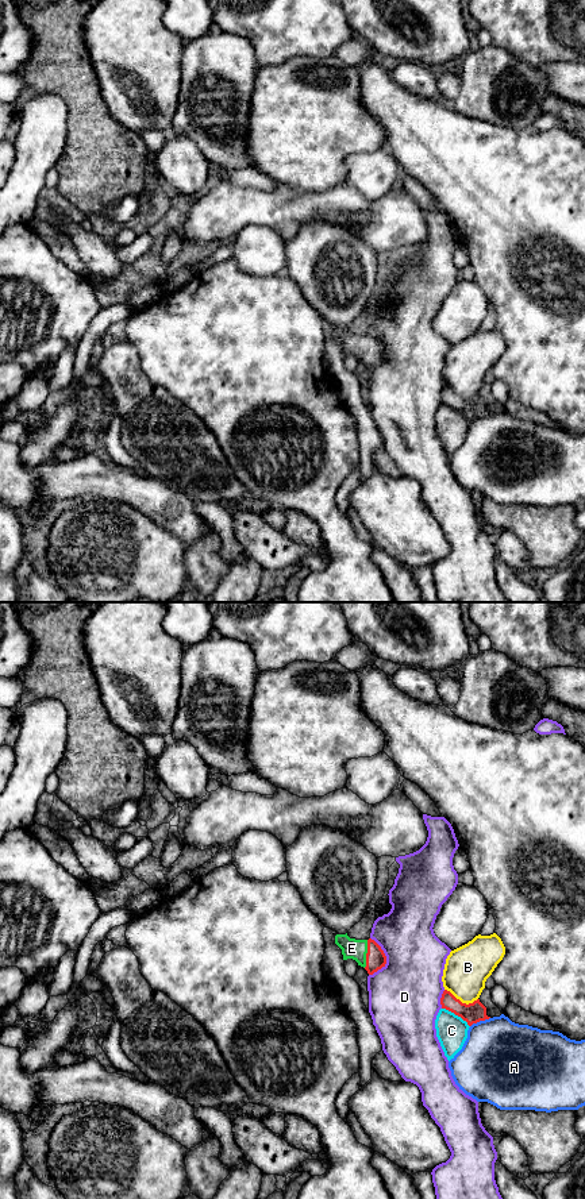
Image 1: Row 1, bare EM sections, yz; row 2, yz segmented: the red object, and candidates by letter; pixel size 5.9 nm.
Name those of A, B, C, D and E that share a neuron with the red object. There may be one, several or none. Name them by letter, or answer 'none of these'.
E

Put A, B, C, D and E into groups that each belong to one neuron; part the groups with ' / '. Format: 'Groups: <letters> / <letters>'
Groups: A / B / C / D / E

